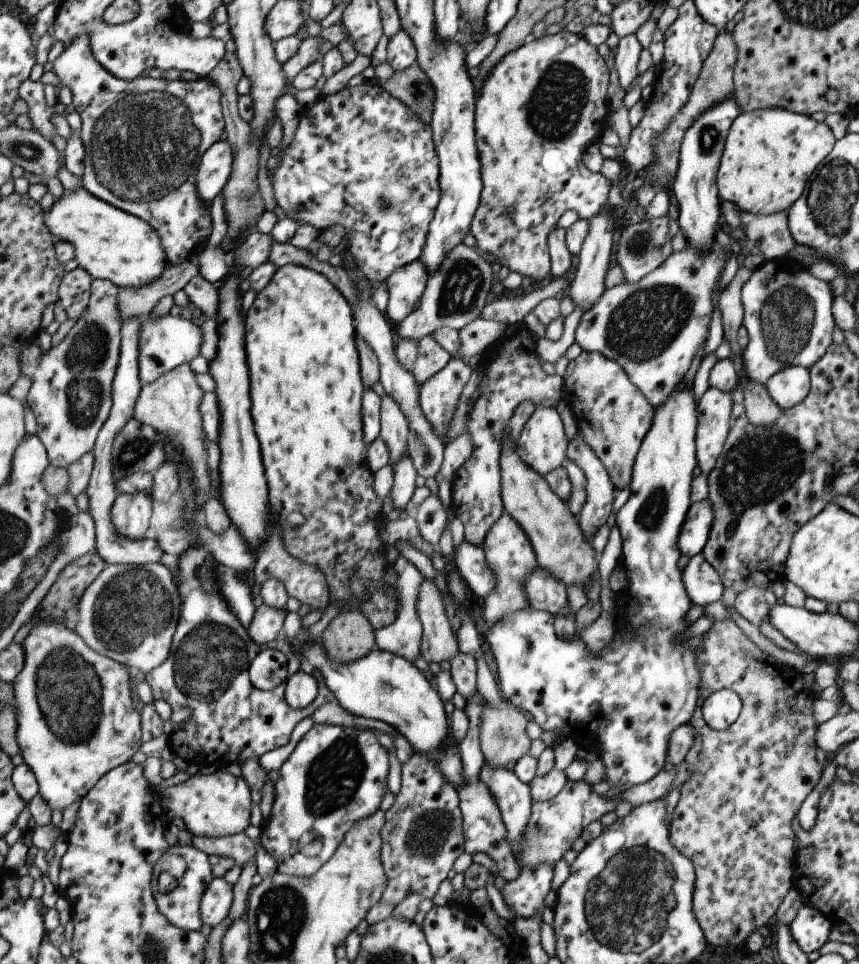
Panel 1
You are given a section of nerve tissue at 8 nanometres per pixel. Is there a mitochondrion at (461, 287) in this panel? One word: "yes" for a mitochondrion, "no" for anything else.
yes

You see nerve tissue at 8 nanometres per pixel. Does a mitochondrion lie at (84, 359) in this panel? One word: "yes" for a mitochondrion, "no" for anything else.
yes

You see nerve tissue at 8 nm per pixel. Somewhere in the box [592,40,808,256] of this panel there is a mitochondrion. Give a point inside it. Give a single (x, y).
(708, 138)

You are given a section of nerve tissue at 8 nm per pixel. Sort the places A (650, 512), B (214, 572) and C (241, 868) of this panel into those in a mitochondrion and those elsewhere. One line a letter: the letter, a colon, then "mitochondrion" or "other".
A: mitochondrion
B: other
C: other

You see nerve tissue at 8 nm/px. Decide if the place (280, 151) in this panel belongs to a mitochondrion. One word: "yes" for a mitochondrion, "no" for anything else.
no

